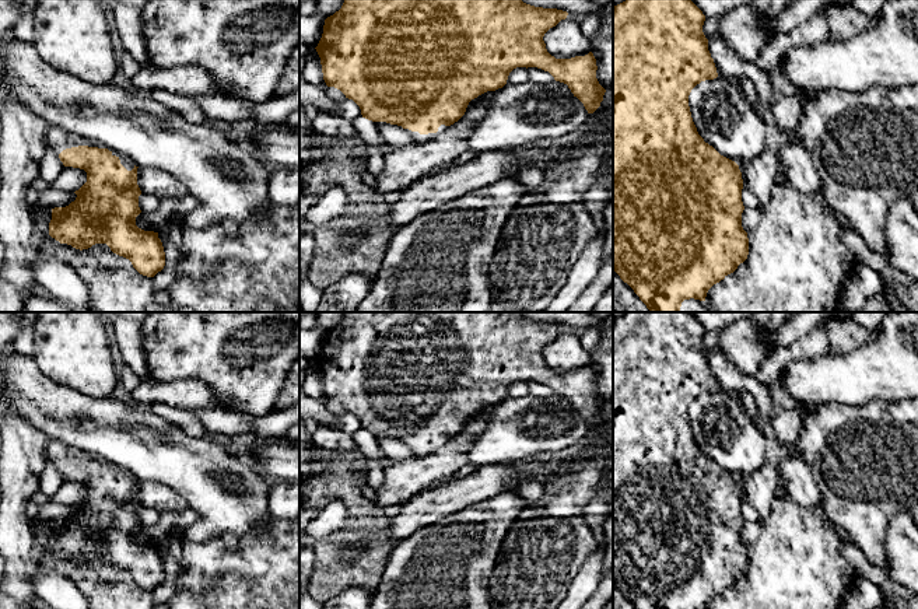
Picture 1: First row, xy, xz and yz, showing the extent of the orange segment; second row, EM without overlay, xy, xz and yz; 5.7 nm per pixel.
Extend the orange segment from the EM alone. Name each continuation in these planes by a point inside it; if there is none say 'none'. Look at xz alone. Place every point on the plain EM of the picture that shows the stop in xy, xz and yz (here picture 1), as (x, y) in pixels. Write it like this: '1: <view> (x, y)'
1: xz (419, 452)

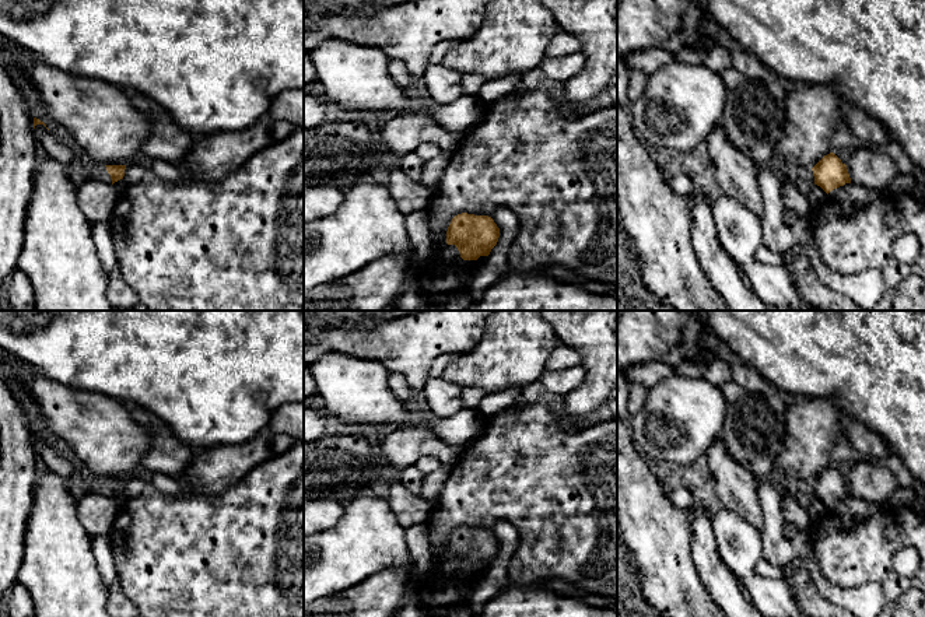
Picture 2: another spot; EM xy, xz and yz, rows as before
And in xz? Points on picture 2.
none

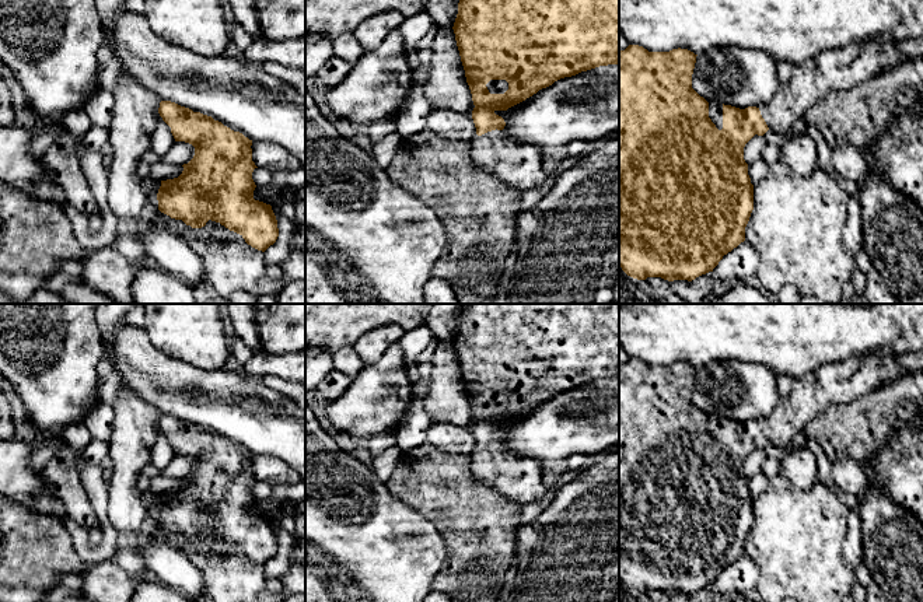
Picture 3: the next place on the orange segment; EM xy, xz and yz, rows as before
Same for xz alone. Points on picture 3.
1: xz (493, 399)
2: xz (514, 478)

